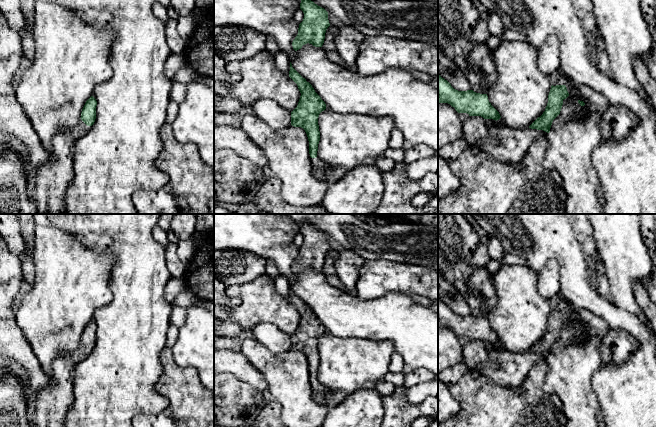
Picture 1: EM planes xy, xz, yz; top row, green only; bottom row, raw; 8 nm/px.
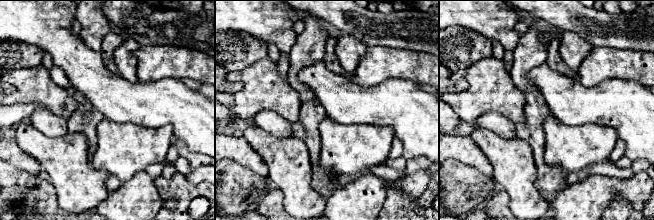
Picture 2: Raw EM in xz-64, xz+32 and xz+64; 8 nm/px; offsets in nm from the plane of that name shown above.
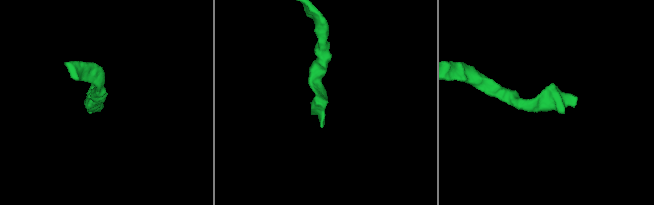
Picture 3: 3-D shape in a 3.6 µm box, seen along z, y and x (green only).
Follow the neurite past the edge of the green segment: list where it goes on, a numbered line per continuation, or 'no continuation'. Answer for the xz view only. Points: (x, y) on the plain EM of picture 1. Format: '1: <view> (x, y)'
1: xz (319, 390)

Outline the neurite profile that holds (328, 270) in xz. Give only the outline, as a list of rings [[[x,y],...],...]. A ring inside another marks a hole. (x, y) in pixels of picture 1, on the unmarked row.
[[[330,249],[325,257],[324,267],[322,272],[327,280],[327,282],[337,289],[344,289],[343,283],[340,281],[339,277],[335,271],[335,261],[339,257],[339,251]]]

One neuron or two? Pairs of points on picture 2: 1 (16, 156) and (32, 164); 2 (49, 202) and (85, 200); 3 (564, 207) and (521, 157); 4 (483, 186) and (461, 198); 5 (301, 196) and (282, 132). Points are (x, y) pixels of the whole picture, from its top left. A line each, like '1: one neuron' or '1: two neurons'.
1: one neuron
2: two neurons
3: two neurons
4: one neuron
5: two neurons

